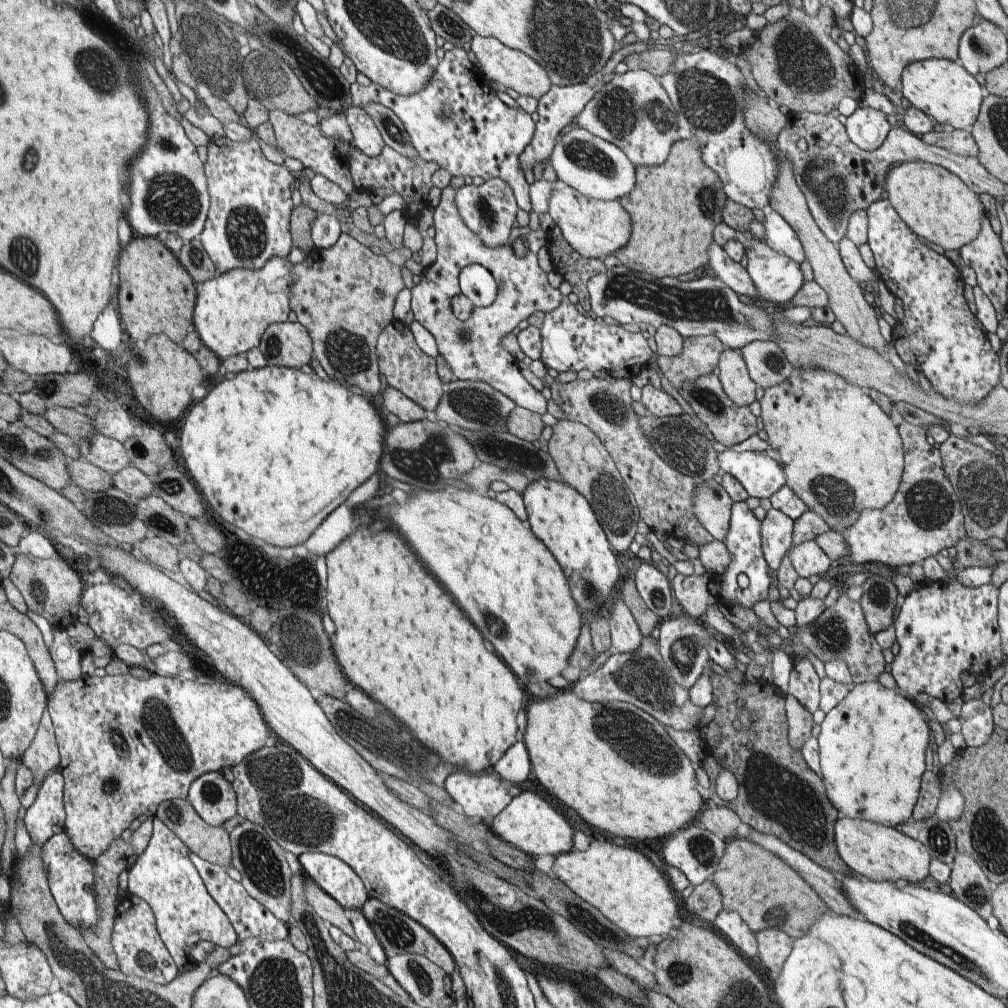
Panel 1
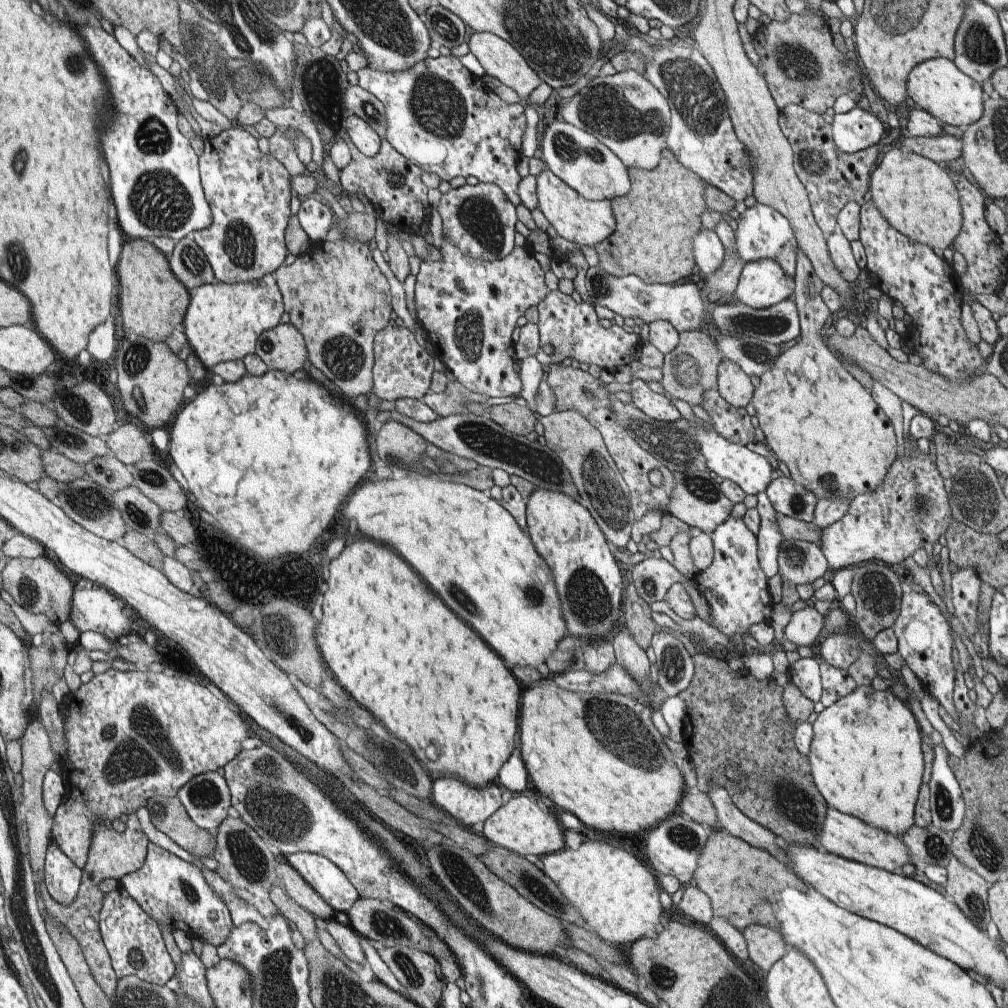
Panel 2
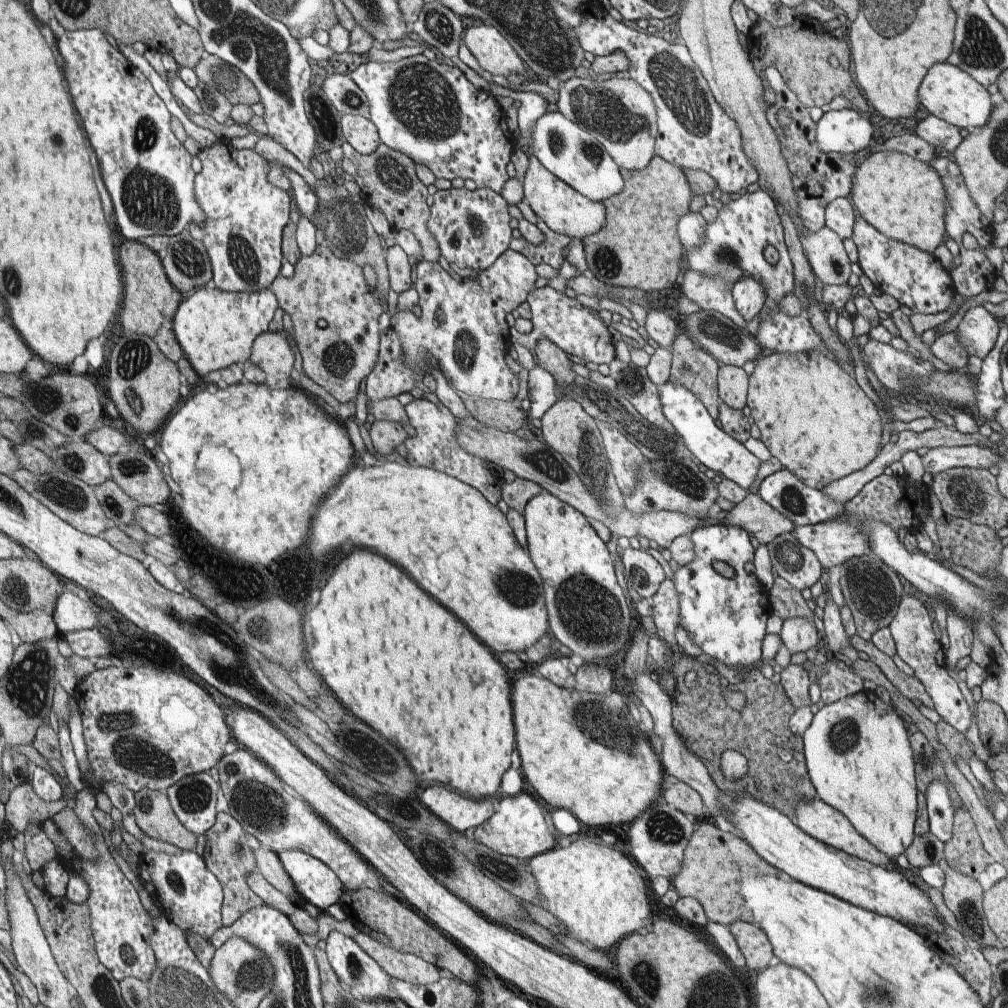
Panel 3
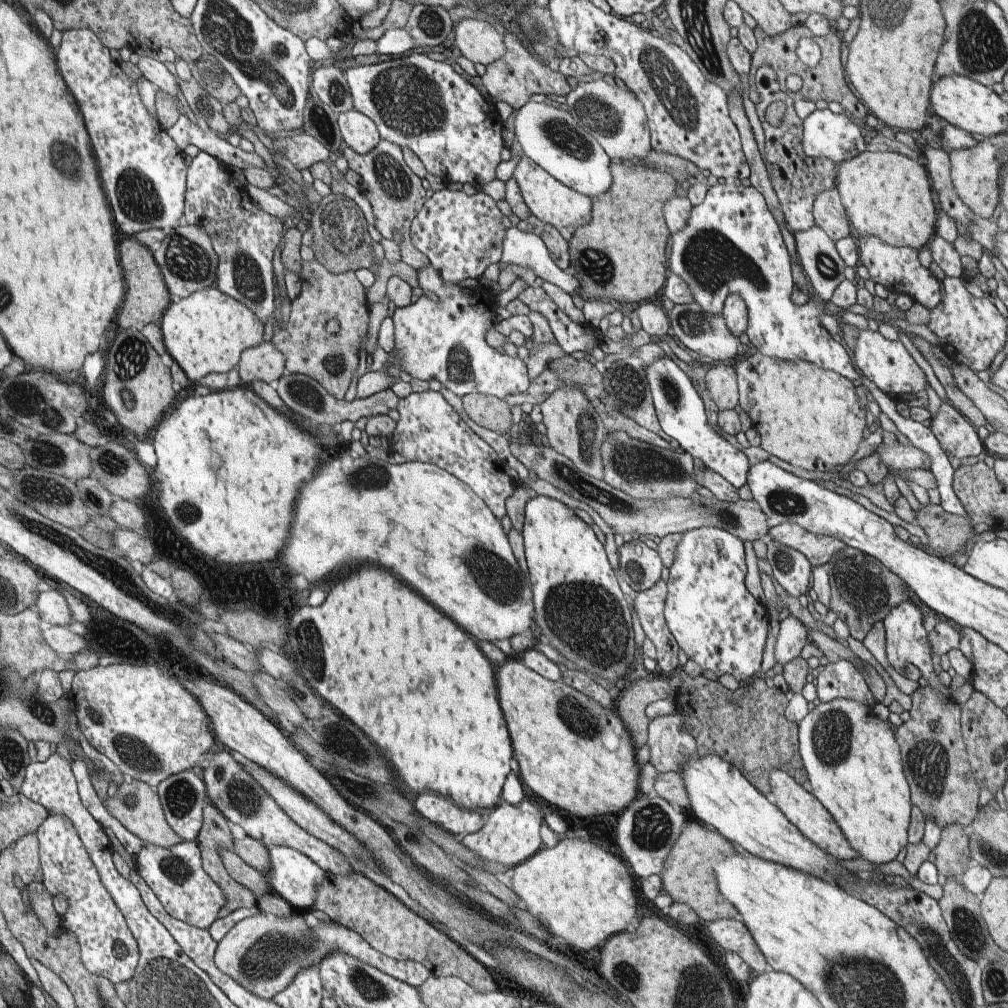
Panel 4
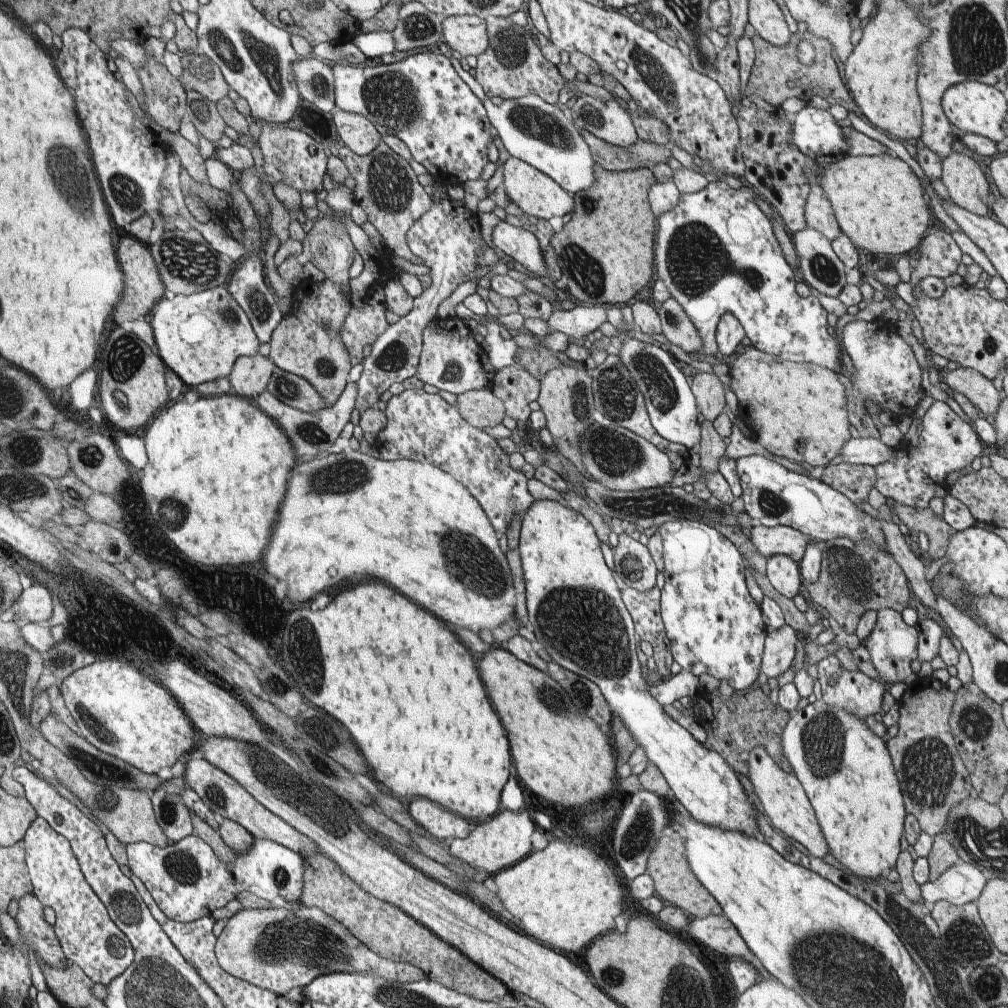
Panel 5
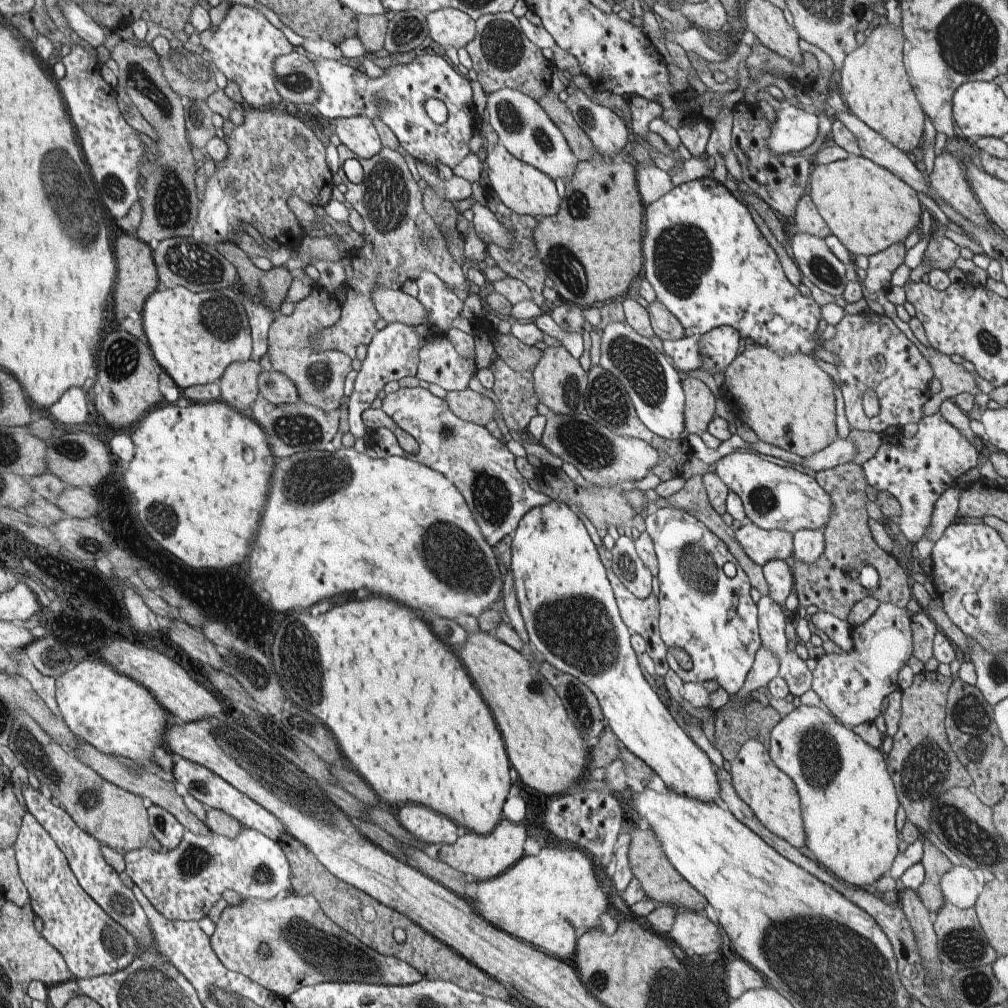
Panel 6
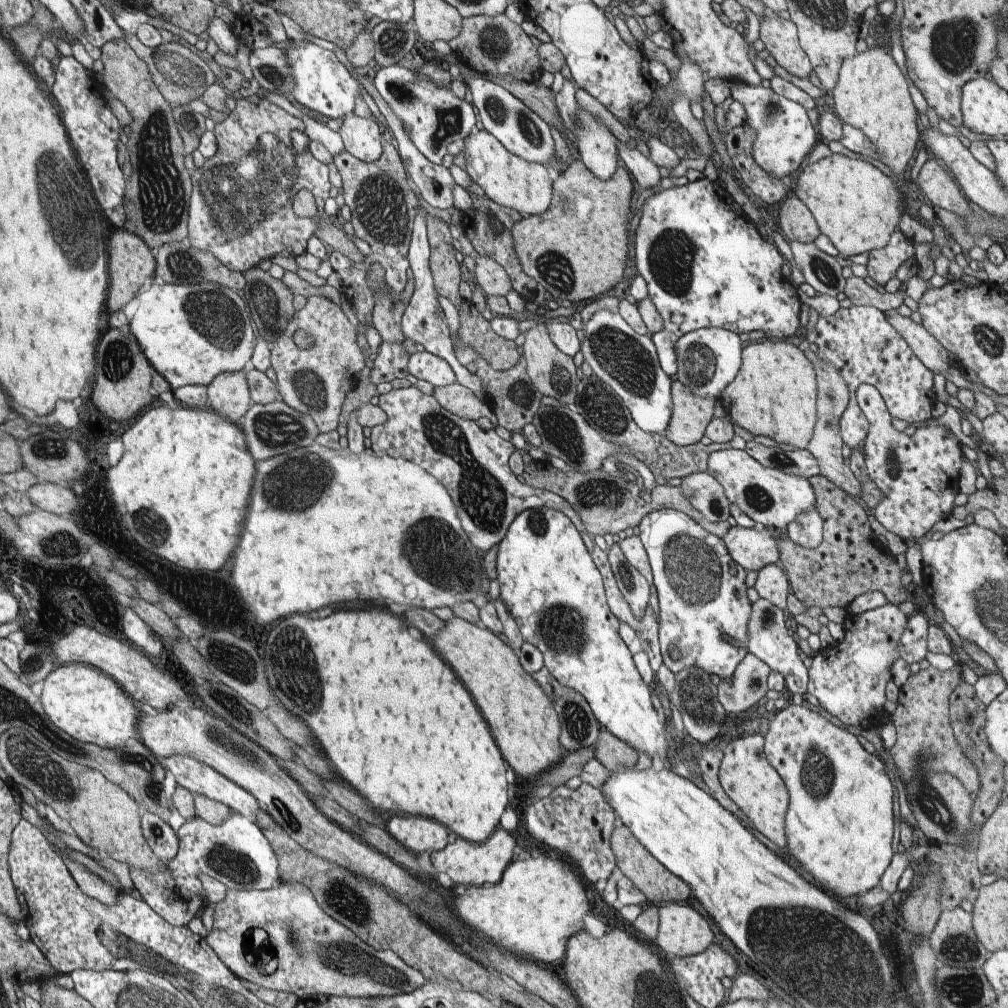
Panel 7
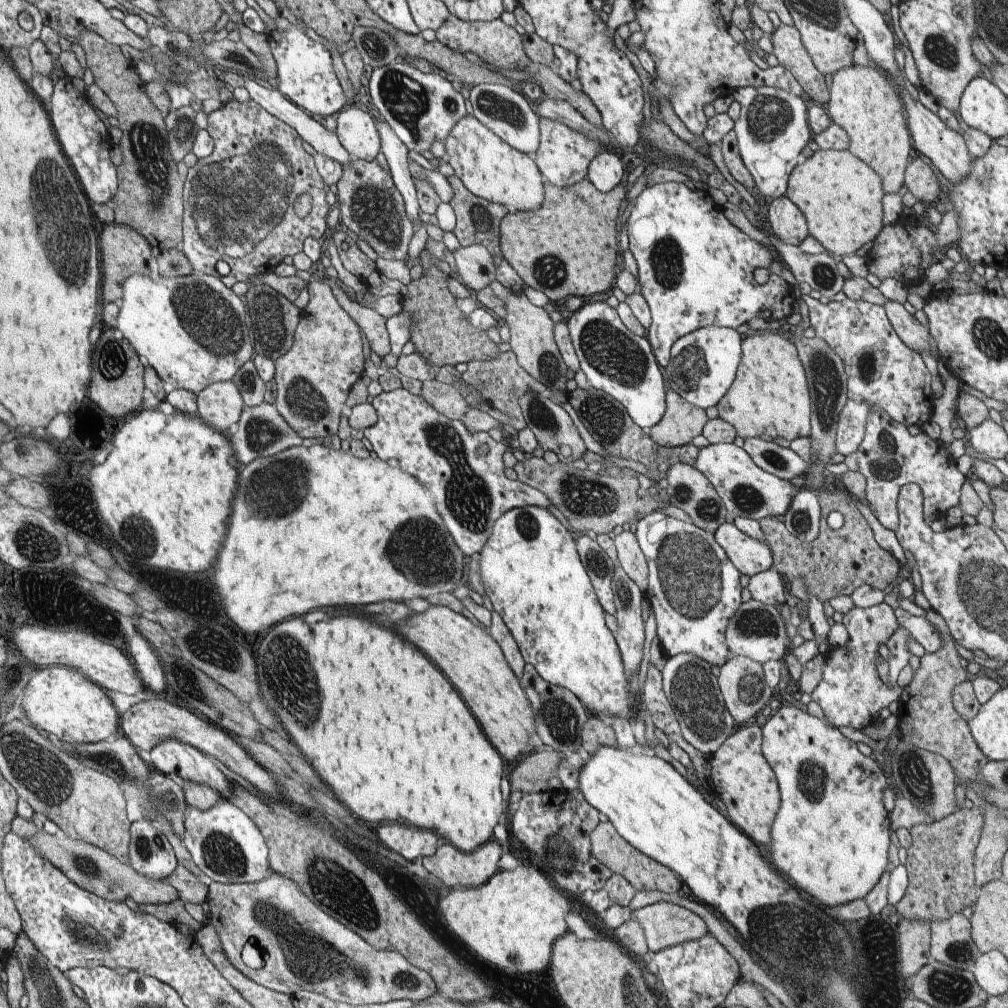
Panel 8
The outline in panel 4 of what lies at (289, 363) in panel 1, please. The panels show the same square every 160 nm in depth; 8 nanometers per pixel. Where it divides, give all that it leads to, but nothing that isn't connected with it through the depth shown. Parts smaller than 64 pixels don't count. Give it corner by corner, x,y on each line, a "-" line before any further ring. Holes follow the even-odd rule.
272,341
246,349
236,366
239,370
242,386
250,388
254,381
263,380
274,384
284,374
287,358

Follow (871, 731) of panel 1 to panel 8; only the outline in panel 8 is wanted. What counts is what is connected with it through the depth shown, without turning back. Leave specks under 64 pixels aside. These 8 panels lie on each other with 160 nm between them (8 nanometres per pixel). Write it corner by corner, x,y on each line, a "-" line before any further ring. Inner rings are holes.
797,702
794,705
783,704
781,709
761,727
761,731
763,732
761,751
776,775
781,794
781,805
773,822
771,841
768,844
772,854
772,866
784,878
794,884
798,890
805,890
806,894
810,894
814,900
818,900
820,902
818,905
822,908
846,904
856,899
864,899
880,880
884,871
891,868
889,858
891,820
889,819
889,812
884,809
884,803
882,803
882,792
884,792
884,788
888,787
884,771
876,760
860,752
854,741
842,735
838,727
831,725
825,719
810,715
808,711
803,712
798,707

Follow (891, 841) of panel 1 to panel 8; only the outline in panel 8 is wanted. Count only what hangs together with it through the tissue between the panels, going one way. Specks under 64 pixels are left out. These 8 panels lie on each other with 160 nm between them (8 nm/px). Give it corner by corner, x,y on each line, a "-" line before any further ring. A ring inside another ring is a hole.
758,724
735,728
711,755
710,778
724,803
724,814
756,844
769,844
771,830
781,805
779,784
761,751
763,732

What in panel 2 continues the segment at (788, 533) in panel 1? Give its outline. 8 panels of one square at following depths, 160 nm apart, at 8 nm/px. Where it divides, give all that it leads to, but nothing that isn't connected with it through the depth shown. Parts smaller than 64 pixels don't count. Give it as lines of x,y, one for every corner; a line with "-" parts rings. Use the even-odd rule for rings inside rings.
765,492
757,494
758,504
756,506
760,518
760,529
756,536
758,539
758,558
762,570
769,579
779,573
778,557
780,545
786,539
781,533
777,517
781,514
774,510
768,495

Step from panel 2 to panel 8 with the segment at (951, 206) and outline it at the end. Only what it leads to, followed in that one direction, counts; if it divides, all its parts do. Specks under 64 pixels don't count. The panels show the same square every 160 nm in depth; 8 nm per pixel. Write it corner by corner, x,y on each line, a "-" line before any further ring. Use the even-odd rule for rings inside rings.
818,149
812,156
802,159
789,178
786,196
790,198
805,214
808,232
828,253
837,259
846,255
854,255
866,242
872,242
882,230
882,198
885,190
882,177
870,168
864,161
854,156
850,151
835,151

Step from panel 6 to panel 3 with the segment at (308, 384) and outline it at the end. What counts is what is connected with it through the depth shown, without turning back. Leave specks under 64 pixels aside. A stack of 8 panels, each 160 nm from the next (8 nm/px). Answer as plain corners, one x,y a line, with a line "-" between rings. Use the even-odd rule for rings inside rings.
319,244
309,257
301,256
294,275
278,275
270,289
279,298
282,312
292,319
295,341
302,356
304,372
318,386
325,388
338,402
348,403
360,388
360,382
376,368
378,358
378,318
384,312
380,294
366,284
358,263
333,254
328,244

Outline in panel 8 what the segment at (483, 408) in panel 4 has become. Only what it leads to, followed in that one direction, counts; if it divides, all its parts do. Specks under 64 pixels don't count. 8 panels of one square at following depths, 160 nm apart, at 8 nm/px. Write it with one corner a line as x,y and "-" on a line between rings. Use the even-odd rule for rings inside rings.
424,381
421,394
436,410
450,419
460,419
470,407
462,394
452,384

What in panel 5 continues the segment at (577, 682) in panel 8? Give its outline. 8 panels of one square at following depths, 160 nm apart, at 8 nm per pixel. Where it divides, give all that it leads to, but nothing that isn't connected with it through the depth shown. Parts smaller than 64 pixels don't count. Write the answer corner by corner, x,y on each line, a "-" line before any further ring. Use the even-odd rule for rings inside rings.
534,501
521,522
518,552
524,572
528,626
543,644
548,656
560,666
598,685
613,712
619,714
637,740
637,746
644,748
648,760
660,769
675,798
692,817
723,831
738,831
747,837
762,838
756,818
757,810
748,800
748,794
728,762
718,752
706,749
688,730
668,717
664,707
650,694
636,655
637,635
633,618
620,598
614,574
604,562
600,540
596,538
592,524
583,514
557,501

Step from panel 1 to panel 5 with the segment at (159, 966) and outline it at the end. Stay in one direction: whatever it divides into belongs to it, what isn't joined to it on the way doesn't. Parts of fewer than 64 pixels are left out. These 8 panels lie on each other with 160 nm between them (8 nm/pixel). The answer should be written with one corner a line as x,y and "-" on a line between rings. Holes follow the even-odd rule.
42,817
30,825
22,842
33,884
32,893
44,907
54,909
56,923
53,926
66,958
74,961
90,980
109,985
133,964
135,950
128,936
110,918
105,903
89,885
71,842

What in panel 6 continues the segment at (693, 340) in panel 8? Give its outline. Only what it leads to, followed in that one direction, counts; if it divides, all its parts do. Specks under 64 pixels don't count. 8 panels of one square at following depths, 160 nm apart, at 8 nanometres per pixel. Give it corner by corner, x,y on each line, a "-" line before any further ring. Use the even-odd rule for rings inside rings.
722,325
709,330
701,338
699,349
703,364
698,369
713,370
725,368
738,356
740,333
730,325

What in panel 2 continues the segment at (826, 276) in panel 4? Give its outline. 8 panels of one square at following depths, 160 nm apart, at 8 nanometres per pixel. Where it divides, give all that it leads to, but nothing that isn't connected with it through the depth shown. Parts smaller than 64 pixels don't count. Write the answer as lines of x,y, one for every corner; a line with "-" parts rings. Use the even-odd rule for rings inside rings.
836,230
827,238
827,247
839,273
846,280
855,285
866,275
866,272
858,266
851,249
851,242
842,231

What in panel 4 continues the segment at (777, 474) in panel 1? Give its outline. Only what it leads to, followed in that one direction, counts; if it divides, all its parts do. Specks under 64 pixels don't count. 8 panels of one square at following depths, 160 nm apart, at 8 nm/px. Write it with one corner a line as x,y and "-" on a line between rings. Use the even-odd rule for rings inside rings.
667,356
645,366
655,411
662,430
693,458
700,458
708,469
722,475
739,489
747,483
749,468
746,454
718,434
717,427
708,420
705,404
691,378

